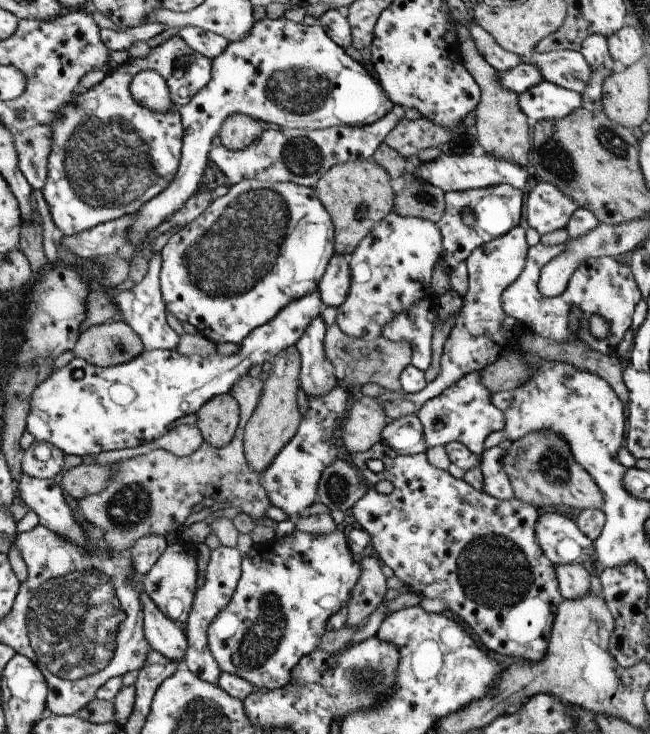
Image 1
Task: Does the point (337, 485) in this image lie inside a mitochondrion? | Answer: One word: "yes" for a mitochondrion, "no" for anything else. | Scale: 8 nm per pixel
yes

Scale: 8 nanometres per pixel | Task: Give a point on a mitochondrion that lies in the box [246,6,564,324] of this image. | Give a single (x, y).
(296, 90)

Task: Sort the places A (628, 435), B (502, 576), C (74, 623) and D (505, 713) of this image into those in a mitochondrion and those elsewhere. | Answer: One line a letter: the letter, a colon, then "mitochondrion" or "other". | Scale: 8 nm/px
A: other
B: mitochondrion
C: mitochondrion
D: other

